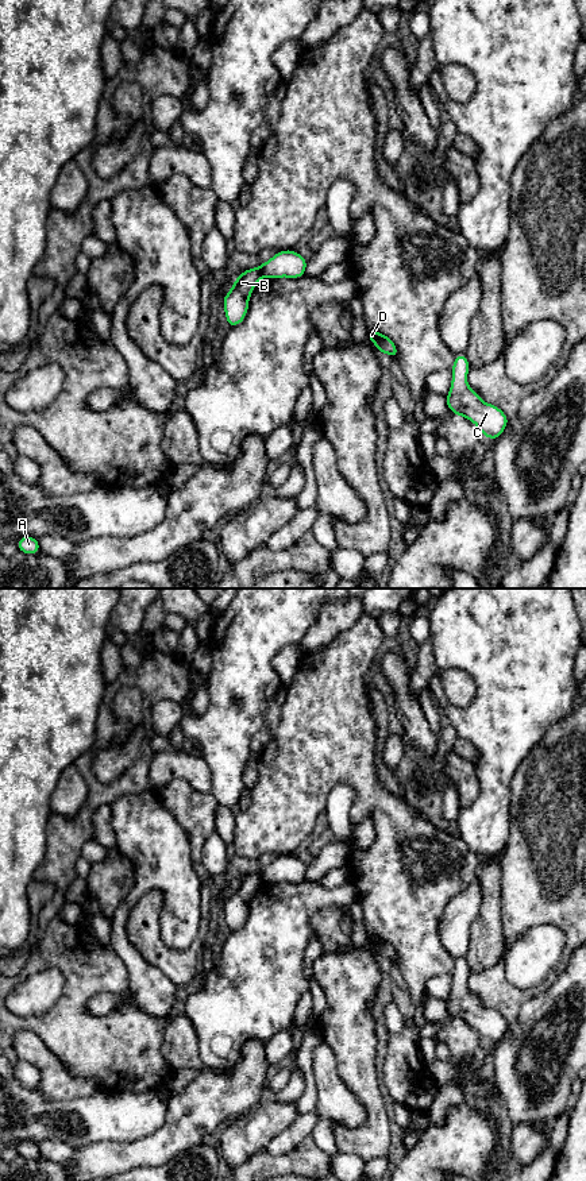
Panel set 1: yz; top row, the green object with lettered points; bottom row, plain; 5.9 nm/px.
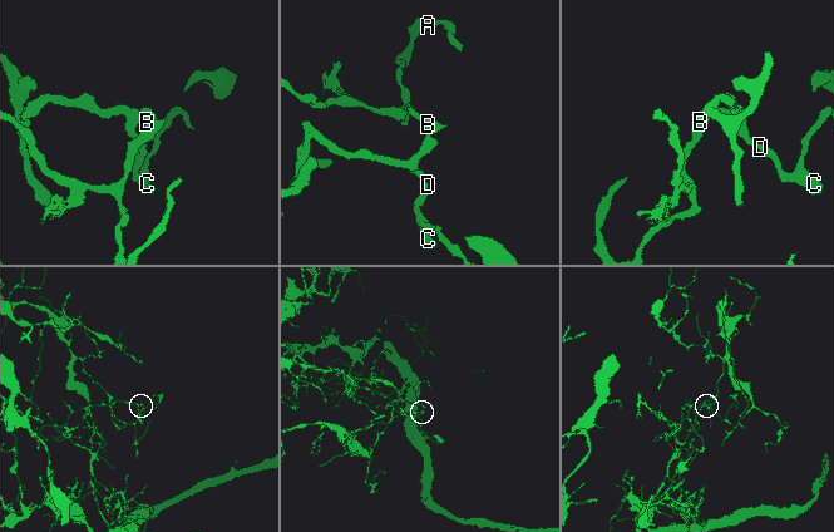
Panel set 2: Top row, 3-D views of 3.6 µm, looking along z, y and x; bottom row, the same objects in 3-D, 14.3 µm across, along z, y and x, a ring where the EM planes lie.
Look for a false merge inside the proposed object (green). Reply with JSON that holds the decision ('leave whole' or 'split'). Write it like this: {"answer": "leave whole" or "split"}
{"answer": "split"}

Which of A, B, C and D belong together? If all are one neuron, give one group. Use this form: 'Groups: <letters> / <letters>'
Groups: A B / C D

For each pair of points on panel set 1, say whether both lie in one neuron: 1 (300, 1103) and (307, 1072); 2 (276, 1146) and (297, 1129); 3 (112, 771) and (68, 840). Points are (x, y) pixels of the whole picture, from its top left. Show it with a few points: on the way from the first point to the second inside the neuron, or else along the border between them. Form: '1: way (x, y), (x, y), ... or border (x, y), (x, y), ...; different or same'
1: way (308, 1095), (309, 1080); same
2: way (281, 1143), (292, 1134); same
3: border (91, 763), (103, 783), (112, 783), (131, 765); different

